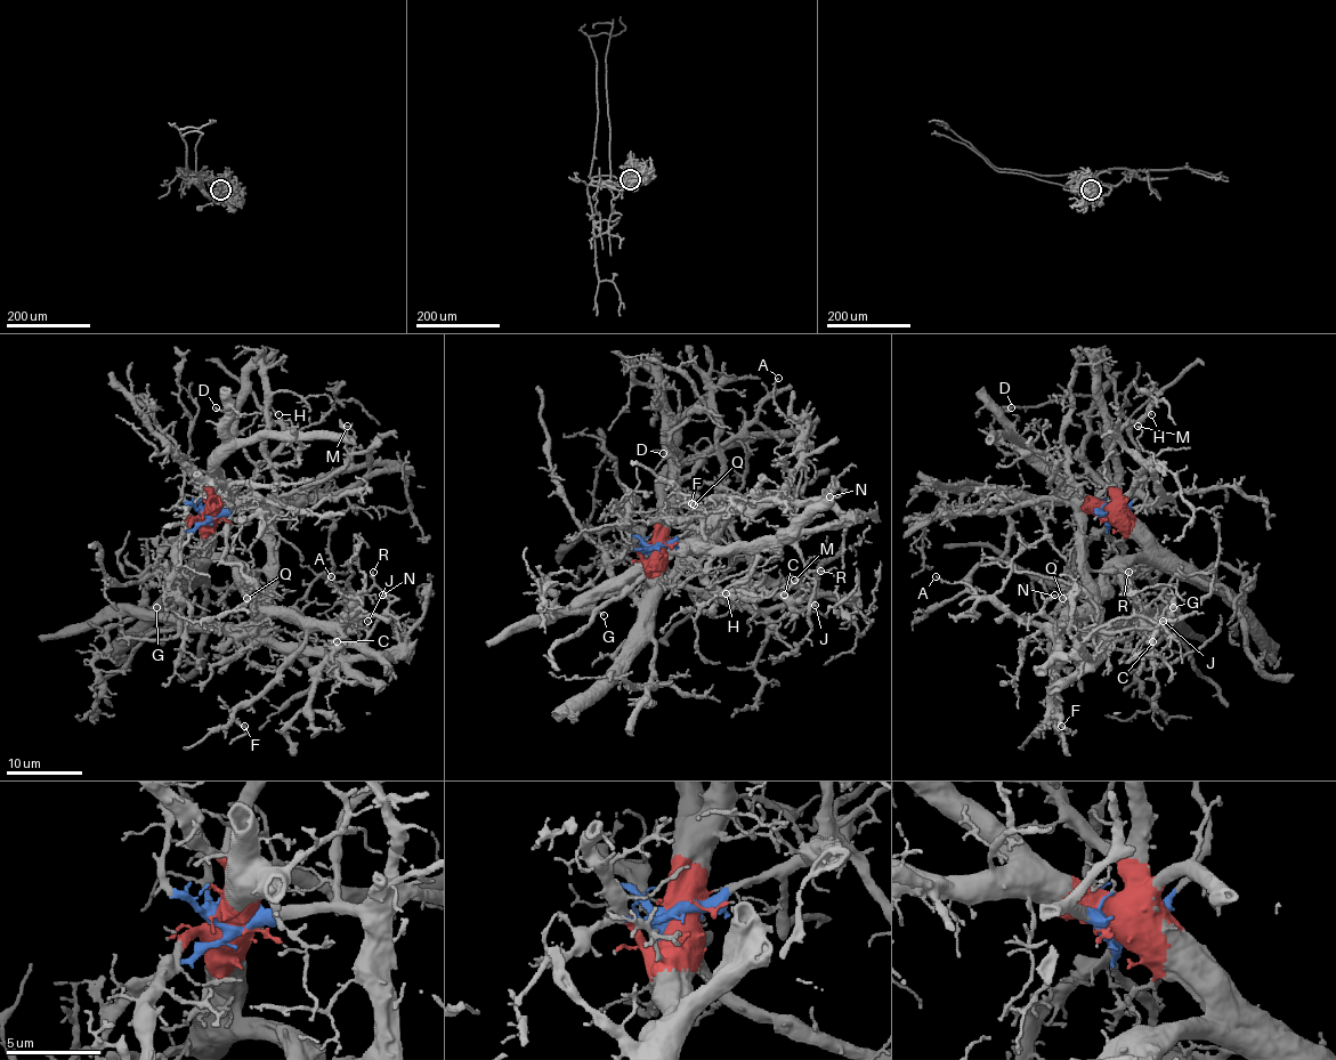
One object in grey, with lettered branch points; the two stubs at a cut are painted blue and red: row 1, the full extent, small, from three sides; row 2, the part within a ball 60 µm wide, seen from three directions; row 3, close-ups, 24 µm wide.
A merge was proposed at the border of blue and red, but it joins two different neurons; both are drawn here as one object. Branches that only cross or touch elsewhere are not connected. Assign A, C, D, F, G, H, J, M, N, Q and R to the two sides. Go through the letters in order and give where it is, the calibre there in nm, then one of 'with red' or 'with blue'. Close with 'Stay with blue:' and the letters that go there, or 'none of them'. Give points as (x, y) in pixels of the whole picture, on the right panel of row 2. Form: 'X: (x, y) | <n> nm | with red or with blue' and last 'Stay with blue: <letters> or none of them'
A: (936, 576) | 80 nm | with red
C: (1152, 641) | 200 nm | with red
D: (1011, 407) | 130 nm | with red
F: (1061, 726) | 200 nm | with red
G: (1173, 607) | 140 nm | with red
H: (1151, 414) | 120 nm | with blue
J: (1163, 621) | 200 nm | with red
M: (1138, 426) | 130 nm | with blue
N: (1054, 595) | 150 nm | with red
Q: (1062, 598) | 80 nm | with red
R: (1128, 572) | 240 nm | with red
Stay with blue: H, M

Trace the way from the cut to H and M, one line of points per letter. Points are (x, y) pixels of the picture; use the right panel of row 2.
H: (1108, 515), (1101, 516), (1091, 504), (1107, 484), (1107, 453), (1118, 434), (1148, 407), (1152, 415)
M: (1108, 515), (1079, 507), (1119, 499), (1139, 478), (1150, 455), (1136, 439), (1141, 433), (1136, 427)

